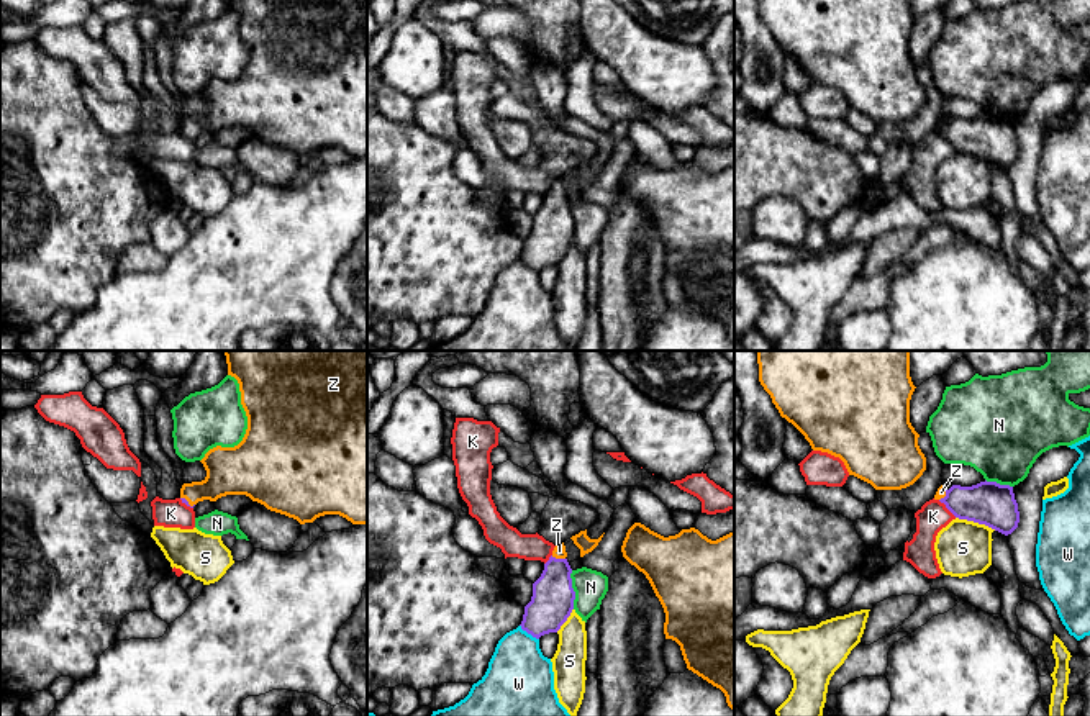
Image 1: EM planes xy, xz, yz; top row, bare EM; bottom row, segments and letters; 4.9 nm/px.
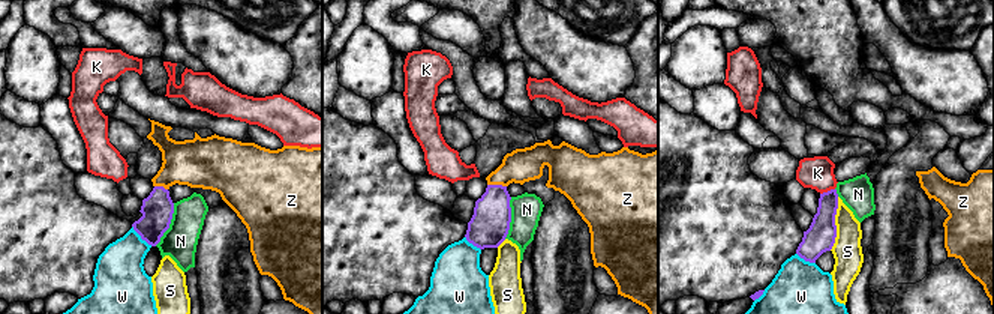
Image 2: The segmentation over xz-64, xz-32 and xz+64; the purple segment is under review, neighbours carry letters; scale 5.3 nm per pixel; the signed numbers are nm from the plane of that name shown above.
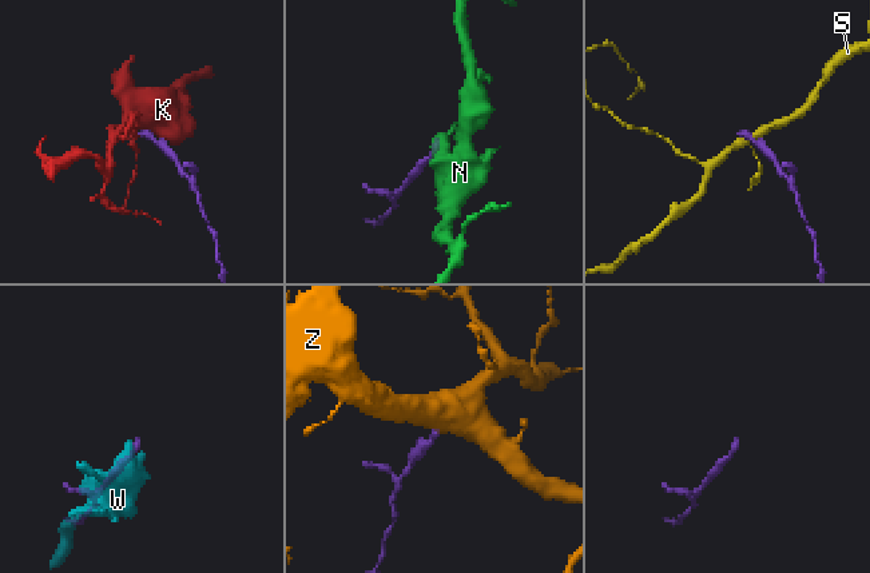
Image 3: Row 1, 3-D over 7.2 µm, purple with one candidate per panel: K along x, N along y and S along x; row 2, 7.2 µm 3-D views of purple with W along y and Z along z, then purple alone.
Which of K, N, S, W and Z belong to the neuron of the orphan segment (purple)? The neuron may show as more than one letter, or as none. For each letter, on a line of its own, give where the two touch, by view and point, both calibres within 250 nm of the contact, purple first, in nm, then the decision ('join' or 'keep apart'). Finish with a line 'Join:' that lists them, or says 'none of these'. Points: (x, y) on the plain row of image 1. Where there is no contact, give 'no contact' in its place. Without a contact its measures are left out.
K: contact yz (948, 141); calibres 220 and 150 nm; keep apart
N: contact xz (572, 223); calibres 200 and 160 nm; keep apart
S: contact yz (976, 154); calibres 220 and 280 nm; keep apart
W: contact xz (528, 266); calibres 200 and 340 nm; keep apart
Z: contact xz (558, 192); calibres 200 and 60 nm; join
Join: Z

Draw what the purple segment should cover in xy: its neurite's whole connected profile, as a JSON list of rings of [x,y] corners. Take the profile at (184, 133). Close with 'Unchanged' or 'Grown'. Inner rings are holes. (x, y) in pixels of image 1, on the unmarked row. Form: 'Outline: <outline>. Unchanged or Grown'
Outline: [[[228,0],[228,8],[239,16],[246,67],[234,80],[216,79],[205,87],[200,95],[207,110],[182,118],[182,136],[193,141],[203,133],[246,128],[300,157],[325,147],[367,157],[367,0]]]. Grown

